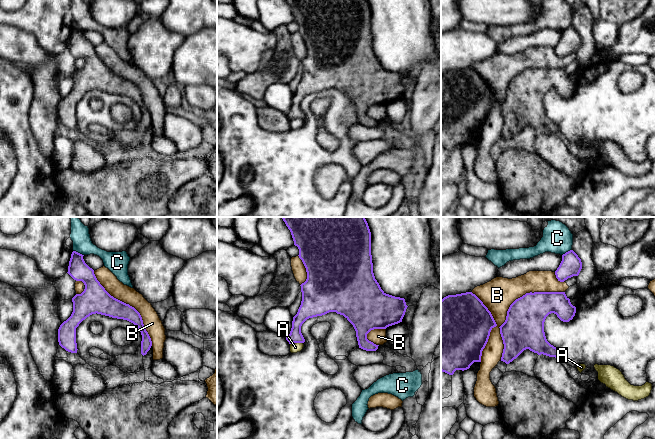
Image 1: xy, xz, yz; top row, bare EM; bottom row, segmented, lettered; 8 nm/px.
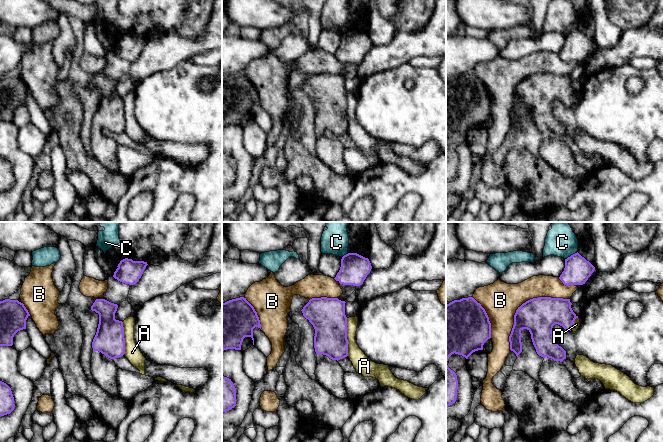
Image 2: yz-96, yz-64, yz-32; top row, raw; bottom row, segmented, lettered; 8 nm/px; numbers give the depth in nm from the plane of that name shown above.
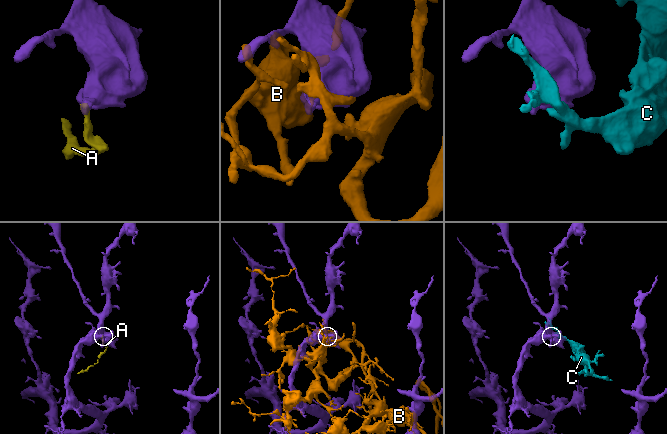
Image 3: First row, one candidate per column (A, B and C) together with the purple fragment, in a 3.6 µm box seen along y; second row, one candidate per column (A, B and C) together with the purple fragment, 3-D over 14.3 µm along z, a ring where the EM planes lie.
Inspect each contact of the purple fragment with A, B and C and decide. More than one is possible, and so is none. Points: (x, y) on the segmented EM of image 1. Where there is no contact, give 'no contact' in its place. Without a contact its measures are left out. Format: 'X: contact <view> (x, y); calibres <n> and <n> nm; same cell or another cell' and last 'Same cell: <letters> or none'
A: contact xz (296, 342); calibres 110 and 80 nm; another cell
B: contact yz (510, 305); calibres 320 and 260 nm; another cell
C: contact xy (77, 252); calibres 160 and 150 nm; another cell
Same cell: none

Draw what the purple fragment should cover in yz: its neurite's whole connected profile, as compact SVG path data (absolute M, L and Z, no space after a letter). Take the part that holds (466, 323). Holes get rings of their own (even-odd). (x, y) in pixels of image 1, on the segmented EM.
M472 292L448 295L441 300L441 371L453 375L456 370L467 370L474 362L481 362L491 330L497 324L483 302Z

